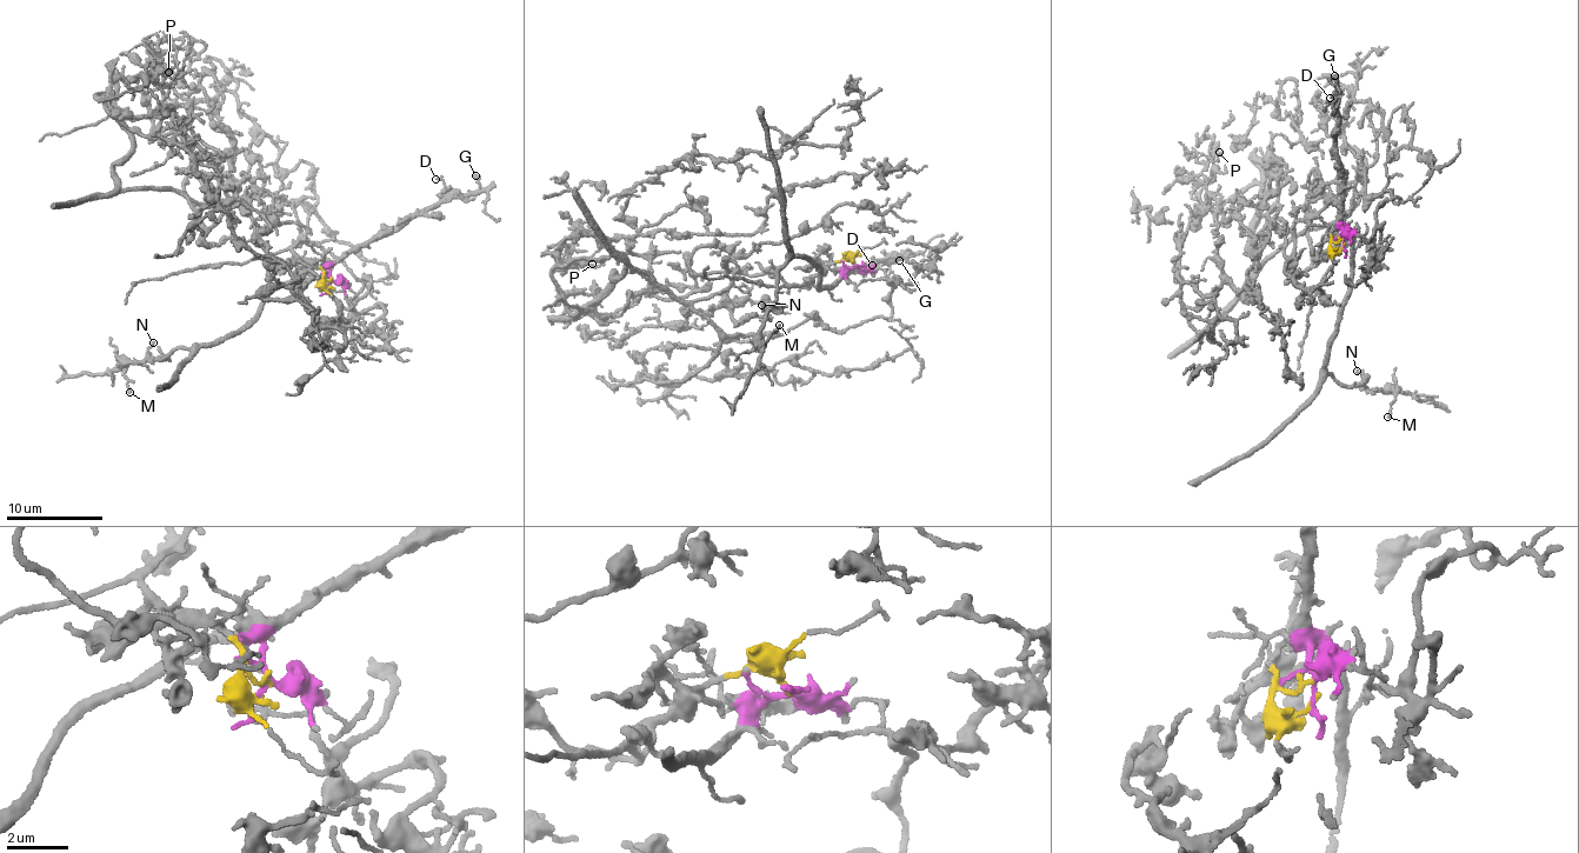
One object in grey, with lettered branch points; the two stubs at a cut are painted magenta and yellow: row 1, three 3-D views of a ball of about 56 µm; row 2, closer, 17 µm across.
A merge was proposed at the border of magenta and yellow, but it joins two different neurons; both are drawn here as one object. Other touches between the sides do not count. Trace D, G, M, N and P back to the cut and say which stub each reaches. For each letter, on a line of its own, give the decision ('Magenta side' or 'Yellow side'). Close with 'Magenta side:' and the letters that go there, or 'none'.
D: Magenta side
G: Magenta side
M: Magenta side
N: Magenta side
P: Yellow side
Magenta side: D, G, M, N

